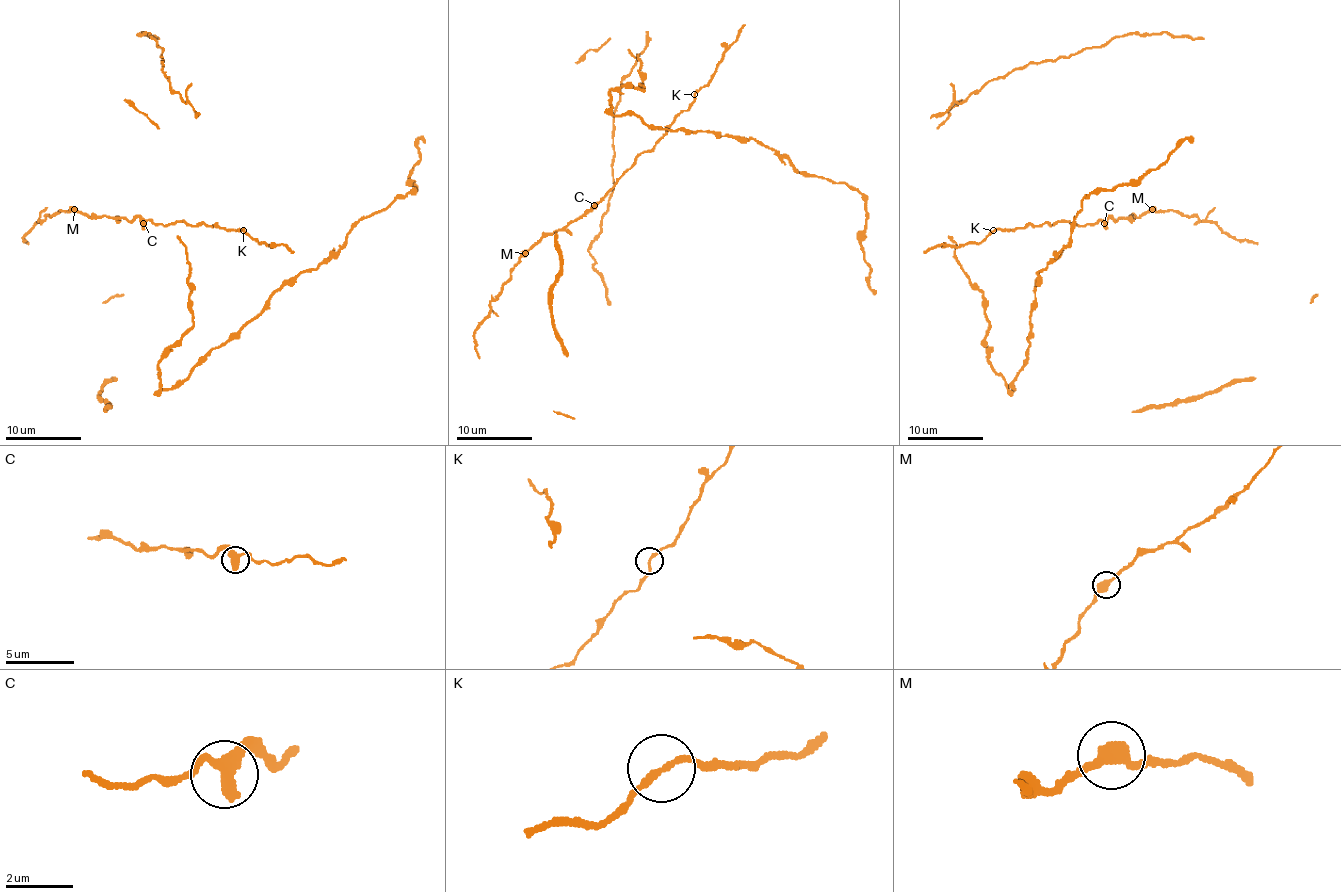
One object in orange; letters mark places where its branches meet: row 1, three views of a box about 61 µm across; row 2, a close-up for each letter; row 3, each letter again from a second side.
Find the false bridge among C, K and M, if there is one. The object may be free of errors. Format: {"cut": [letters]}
{"cut": ["M"]}

